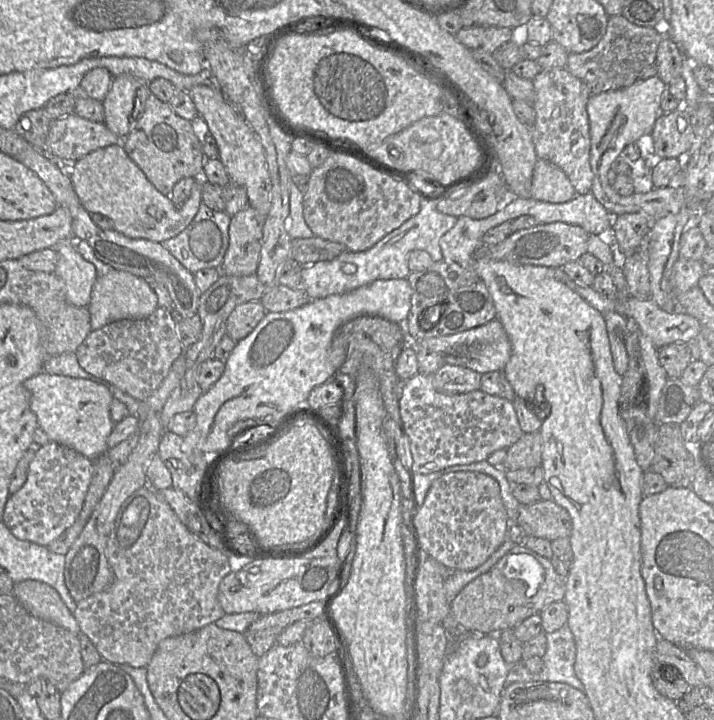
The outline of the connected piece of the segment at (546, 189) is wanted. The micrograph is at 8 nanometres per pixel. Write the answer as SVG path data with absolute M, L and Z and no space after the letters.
M537 159L529 198L550 203L565 203L576 195L569 179L558 166L547 160Z

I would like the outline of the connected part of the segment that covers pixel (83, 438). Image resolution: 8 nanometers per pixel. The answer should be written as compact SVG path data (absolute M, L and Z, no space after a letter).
M45 371L27 379L24 386L31 395L31 409L50 442L72 448L91 460L108 452L108 438L115 423L110 414L113 395L107 387L88 379L49 374Z

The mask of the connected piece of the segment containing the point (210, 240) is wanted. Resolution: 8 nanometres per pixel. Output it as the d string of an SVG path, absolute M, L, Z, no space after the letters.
M201 203L192 222L176 237L161 244L193 274L207 268L219 269L229 245L230 222L231 217L225 211L214 211Z

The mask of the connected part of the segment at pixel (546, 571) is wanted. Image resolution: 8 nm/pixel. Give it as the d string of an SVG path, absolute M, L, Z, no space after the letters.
M515 545L489 571L468 583L456 595L450 603L450 613L470 632L489 633L514 629L551 603L563 601L565 580L556 573L550 559L523 545Z

